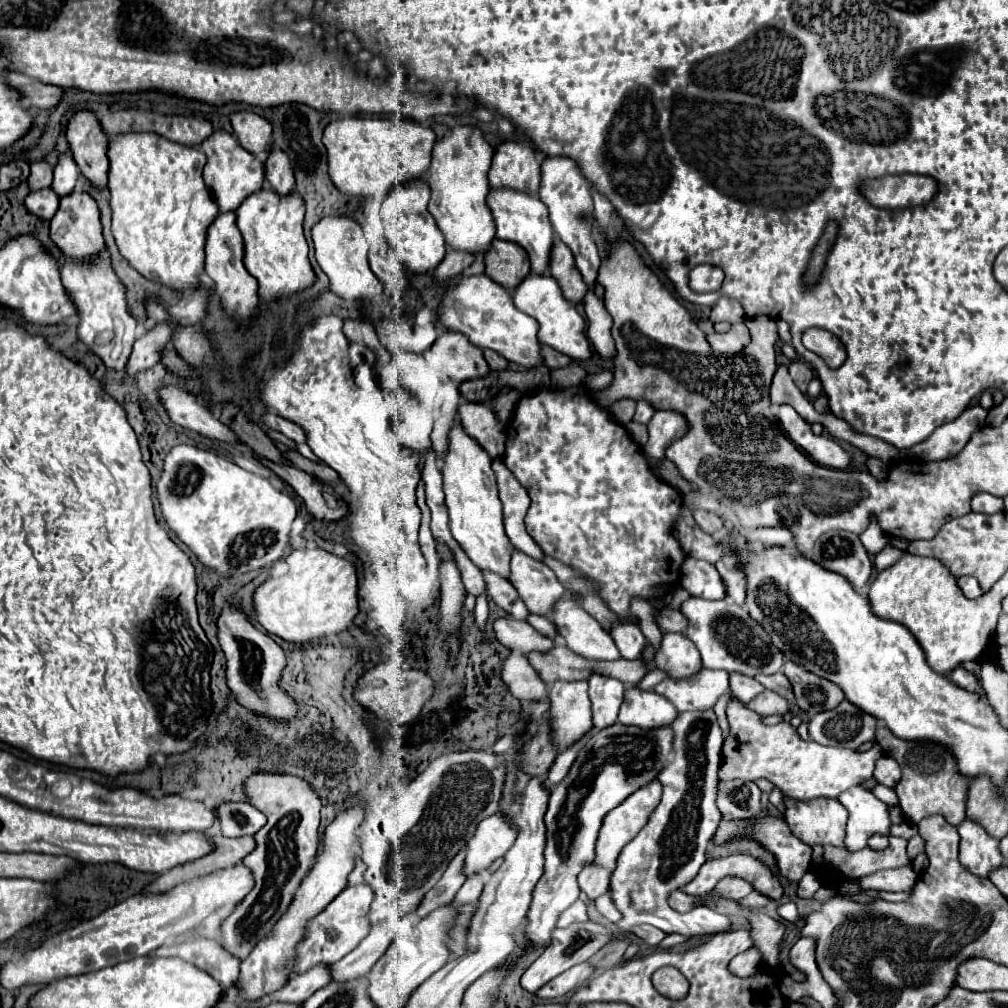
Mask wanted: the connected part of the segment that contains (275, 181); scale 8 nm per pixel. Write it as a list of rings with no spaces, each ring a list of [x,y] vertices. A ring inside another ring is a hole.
[[[272,150],[266,160],[266,180],[270,188],[280,194],[288,196],[294,192],[294,176],[288,156],[282,150]]]

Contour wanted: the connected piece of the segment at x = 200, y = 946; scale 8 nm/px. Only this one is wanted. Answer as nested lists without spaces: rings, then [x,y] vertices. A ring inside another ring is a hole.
[[[194,938],[176,946],[162,946],[156,950],[156,956],[178,956],[186,962],[192,962],[216,978],[224,988],[230,988],[238,982],[240,960],[236,960],[236,956],[232,956],[218,940]]]

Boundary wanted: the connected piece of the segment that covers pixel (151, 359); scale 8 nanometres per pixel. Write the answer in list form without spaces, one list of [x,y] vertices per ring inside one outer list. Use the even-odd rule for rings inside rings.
[[[154,324],[150,330],[140,334],[136,344],[134,344],[132,356],[128,360],[126,376],[134,378],[140,372],[146,372],[154,364],[158,364],[160,362],[160,350],[166,344],[170,344],[170,336],[172,336],[172,328],[168,324]]]

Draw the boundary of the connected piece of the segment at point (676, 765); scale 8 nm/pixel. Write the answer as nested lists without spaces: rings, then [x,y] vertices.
[[[714,710],[680,712],[672,722],[674,730],[674,758],[660,770],[658,782],[662,784],[662,800],[652,812],[648,824],[640,834],[620,852],[618,866],[610,880],[612,900],[624,918],[616,930],[628,930],[636,924],[652,924],[664,932],[680,932],[686,938],[704,938],[712,932],[732,930],[728,916],[714,910],[694,910],[688,914],[676,912],[668,904],[672,890],[688,884],[706,862],[706,848],[720,822],[716,808],[716,784],[720,750],[724,744],[722,728]]]

